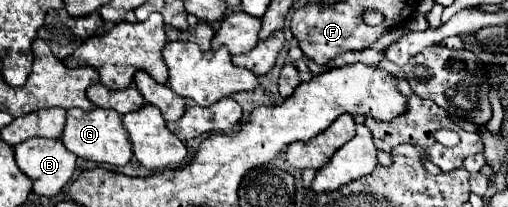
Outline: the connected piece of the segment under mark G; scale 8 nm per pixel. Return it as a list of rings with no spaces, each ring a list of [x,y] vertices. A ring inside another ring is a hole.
[[[98,107],[92,111],[70,109],[62,133],[62,143],[74,155],[96,163],[110,163],[114,167],[124,167],[132,159],[132,145],[128,145],[128,133],[124,131],[122,117],[112,109],[98,109]]]

